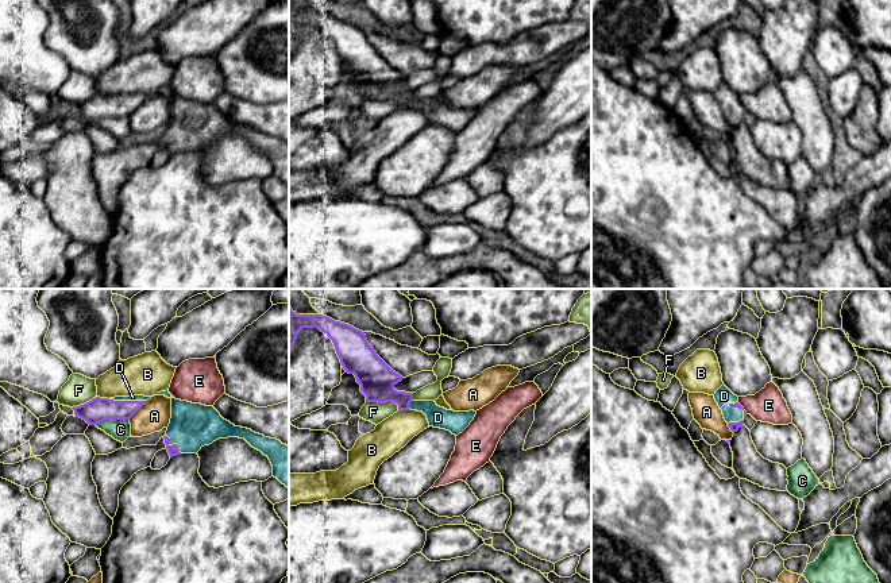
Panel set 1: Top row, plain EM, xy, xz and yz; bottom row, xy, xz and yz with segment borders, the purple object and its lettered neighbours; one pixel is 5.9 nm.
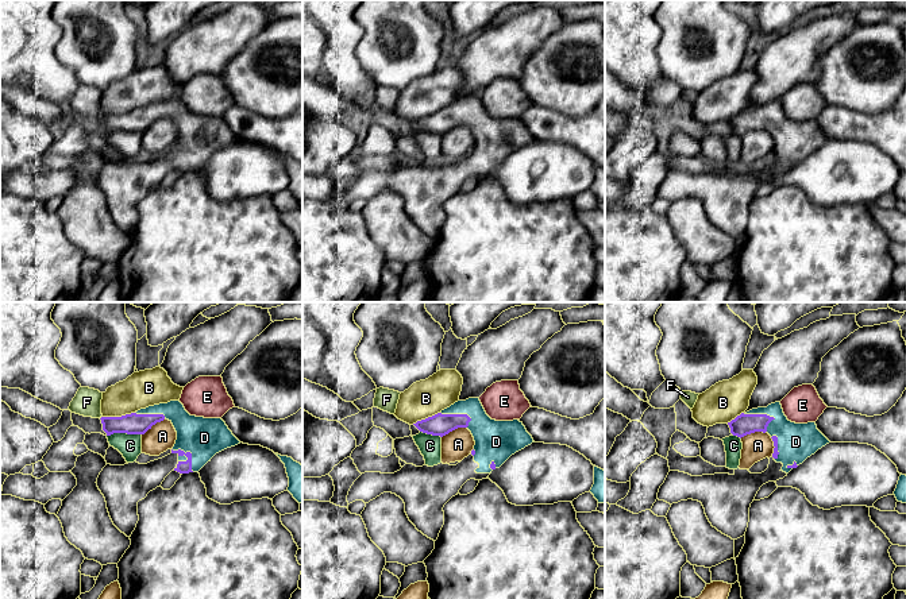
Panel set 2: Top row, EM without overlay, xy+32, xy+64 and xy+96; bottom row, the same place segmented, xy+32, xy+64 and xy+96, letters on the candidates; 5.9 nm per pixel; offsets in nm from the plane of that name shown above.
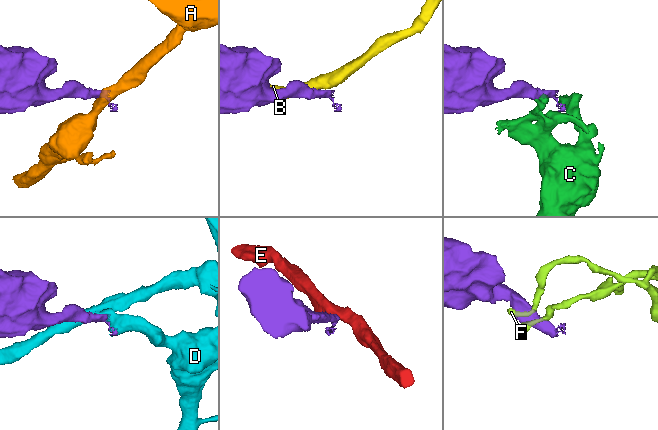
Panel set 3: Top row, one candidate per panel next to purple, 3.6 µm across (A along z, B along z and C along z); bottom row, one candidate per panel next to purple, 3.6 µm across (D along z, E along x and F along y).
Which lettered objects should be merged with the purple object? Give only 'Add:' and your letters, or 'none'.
Add: D

